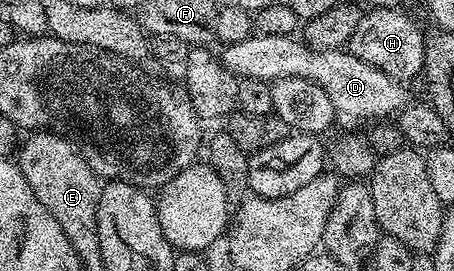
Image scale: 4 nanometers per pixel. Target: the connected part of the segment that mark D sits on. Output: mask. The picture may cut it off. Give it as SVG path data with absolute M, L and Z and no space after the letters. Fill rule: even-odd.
M251 34L249 39L239 43L227 43L221 48L220 62L231 71L232 74L245 77L247 79L260 79L263 81L273 81L284 77L300 77L301 79L311 79L324 93L328 93L328 101L332 101L335 112L339 116L347 115L350 119L370 119L369 121L382 121L387 117L395 116L402 108L406 107L408 98L401 82L388 73L360 61L360 57L350 54L349 50L315 50L301 38L294 35L284 37L272 37L271 35Z

